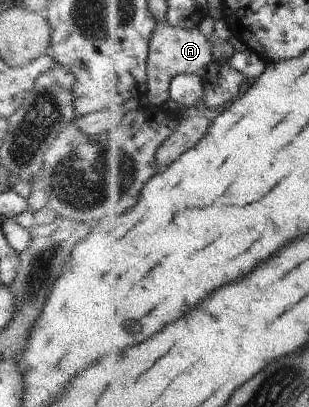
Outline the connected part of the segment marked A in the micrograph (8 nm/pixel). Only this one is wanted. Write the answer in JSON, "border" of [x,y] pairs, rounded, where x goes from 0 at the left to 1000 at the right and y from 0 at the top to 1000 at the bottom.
{"border":[[[544,52],[521,54],[489,101],[482,152],[482,253],[524,263],[553,238],[553,204],[589,182],[650,182],[693,140],[693,96],[654,76],[650,64],[566,64]]]}

